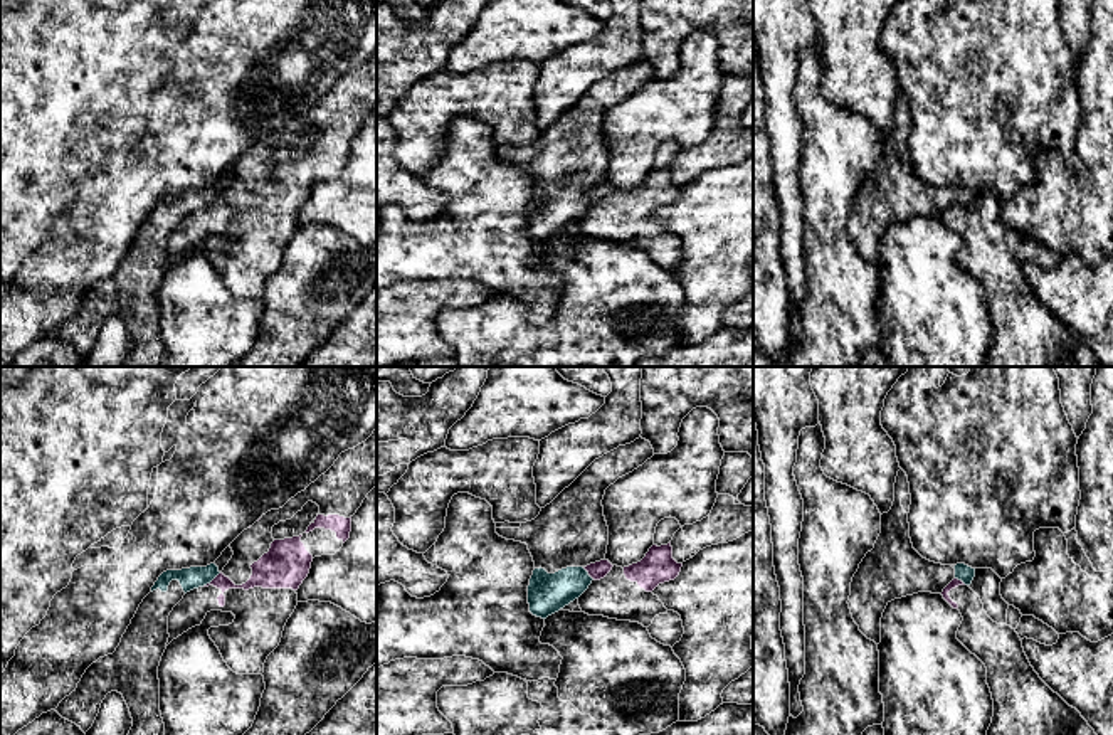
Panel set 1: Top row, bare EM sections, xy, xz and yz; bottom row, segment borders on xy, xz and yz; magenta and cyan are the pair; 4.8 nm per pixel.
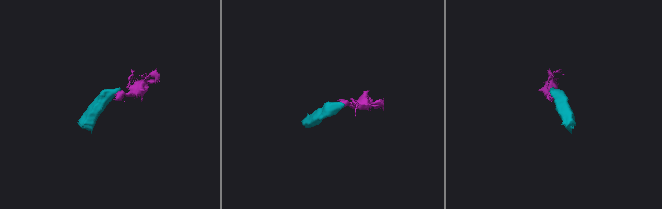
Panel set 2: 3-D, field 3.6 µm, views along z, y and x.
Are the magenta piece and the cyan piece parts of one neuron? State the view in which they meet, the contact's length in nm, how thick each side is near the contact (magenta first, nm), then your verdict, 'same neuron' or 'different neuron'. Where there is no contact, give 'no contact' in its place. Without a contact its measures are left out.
meets magenta in xy; contact 120 nm long; 120 nm thick on the magenta side, 110 nm on the other; different neuron

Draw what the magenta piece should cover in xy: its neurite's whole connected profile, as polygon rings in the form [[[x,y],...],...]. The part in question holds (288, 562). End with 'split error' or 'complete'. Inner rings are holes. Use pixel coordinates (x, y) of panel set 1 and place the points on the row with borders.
[[[377,429],[365,442],[341,452],[304,491],[262,515],[230,543],[234,555],[224,570],[210,584],[187,592],[170,612],[166,646],[200,626],[210,611],[232,612],[234,622],[210,627],[208,636],[234,673],[262,674],[298,605],[296,590],[313,558],[340,552],[350,538],[351,516],[375,486]],[[308,501],[319,506],[308,530],[274,540],[272,526],[291,520]]]; split error

